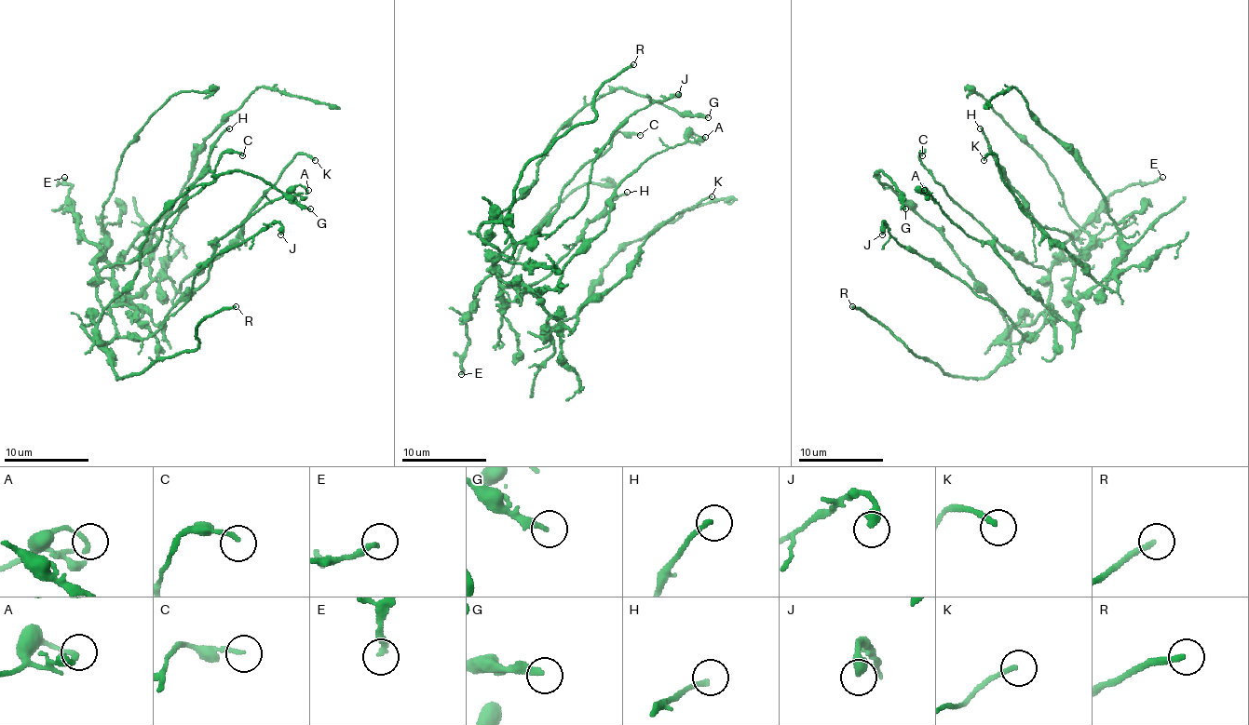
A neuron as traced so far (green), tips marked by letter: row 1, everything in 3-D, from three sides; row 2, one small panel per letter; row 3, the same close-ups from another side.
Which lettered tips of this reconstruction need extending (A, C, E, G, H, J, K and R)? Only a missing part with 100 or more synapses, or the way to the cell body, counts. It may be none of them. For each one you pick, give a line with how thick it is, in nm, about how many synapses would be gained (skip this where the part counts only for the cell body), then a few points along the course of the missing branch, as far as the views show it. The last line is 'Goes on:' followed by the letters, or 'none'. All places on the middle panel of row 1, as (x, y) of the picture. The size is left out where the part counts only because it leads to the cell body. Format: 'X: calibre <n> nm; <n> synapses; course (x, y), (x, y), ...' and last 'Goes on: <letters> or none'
R: calibre 240 nm
Goes on: R

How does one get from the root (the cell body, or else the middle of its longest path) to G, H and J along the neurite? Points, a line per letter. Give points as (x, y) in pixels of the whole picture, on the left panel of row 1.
G: (98, 261), (102, 315), (88, 315), (96, 326), (134, 276), (147, 230), (196, 185), (244, 170), (310, 208)
H: (98, 261), (113, 264), (142, 234), (166, 228), (179, 215), (183, 194), (204, 167), (215, 140), (229, 128)
J: (98, 261), (96, 300), (121, 336), (144, 338), (189, 298), (194, 276), (210, 260), (274, 223), (280, 234)

